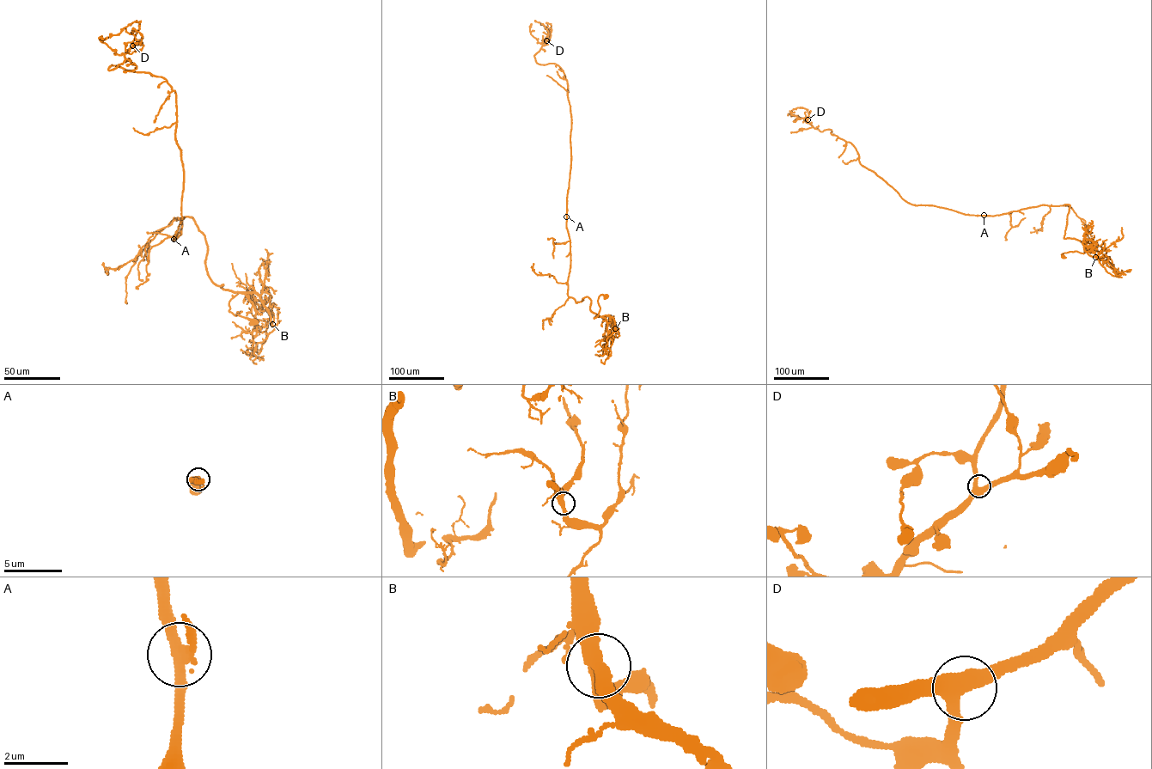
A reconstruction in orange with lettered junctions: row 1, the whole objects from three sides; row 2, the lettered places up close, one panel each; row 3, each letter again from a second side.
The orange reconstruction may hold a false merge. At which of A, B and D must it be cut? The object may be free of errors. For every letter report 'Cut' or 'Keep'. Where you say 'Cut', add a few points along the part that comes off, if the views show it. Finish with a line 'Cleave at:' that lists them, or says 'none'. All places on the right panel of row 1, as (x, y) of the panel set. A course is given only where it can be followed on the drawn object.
A: Keep
B: Keep
D: Keep
Cleave at: none

